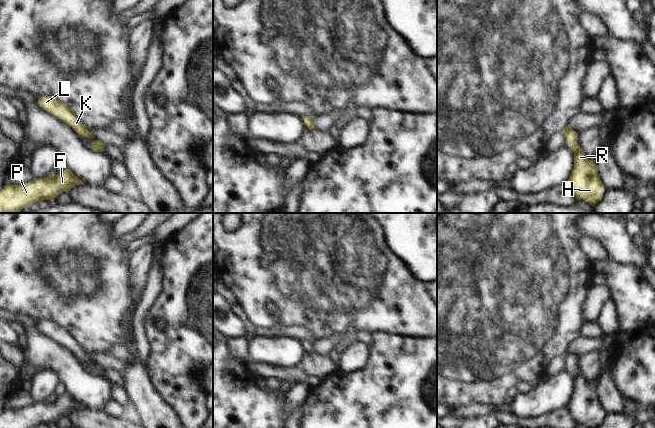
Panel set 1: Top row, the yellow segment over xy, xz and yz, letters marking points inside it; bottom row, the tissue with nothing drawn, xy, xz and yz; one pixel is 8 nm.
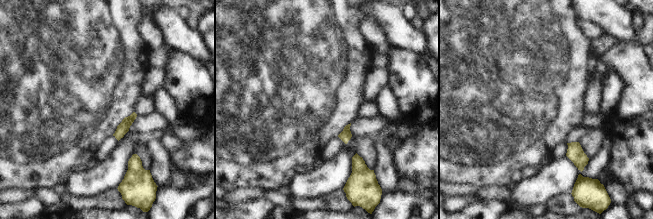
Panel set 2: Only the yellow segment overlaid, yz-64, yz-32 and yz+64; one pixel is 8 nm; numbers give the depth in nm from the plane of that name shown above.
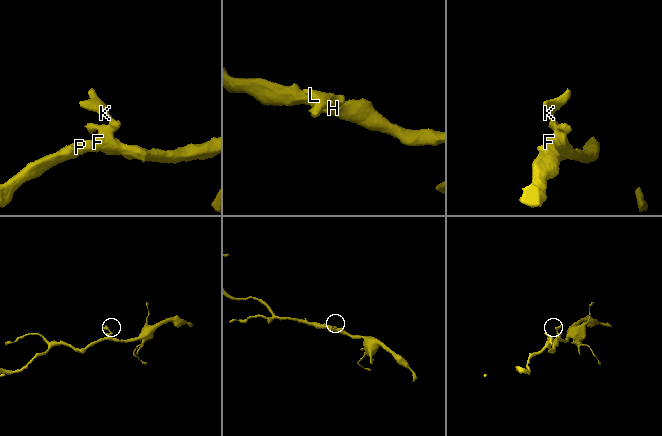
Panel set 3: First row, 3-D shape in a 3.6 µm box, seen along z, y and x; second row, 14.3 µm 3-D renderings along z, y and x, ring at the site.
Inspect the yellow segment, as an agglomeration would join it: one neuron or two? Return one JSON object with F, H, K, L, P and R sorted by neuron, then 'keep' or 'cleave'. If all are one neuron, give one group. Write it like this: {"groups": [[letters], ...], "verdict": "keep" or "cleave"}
{"groups": [["F", "H", "K", "L", "P", "R"]], "verdict": "keep"}

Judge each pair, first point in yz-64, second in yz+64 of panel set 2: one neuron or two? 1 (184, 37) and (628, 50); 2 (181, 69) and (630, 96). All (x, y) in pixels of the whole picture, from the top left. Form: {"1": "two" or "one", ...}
{"1": "two", "2": "one"}

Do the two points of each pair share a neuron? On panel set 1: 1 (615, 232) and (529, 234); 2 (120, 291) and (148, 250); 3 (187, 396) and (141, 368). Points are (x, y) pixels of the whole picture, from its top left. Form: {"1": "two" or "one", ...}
{"1": "two", "2": "two", "3": "two"}

